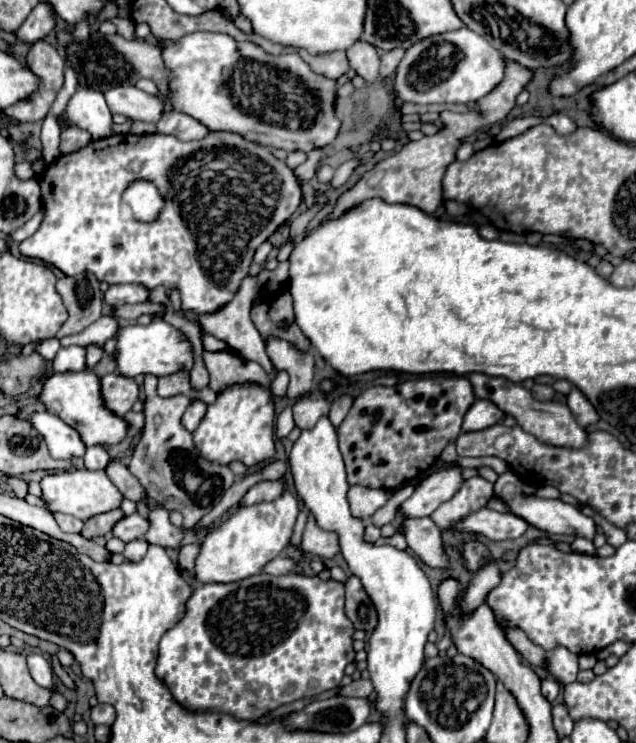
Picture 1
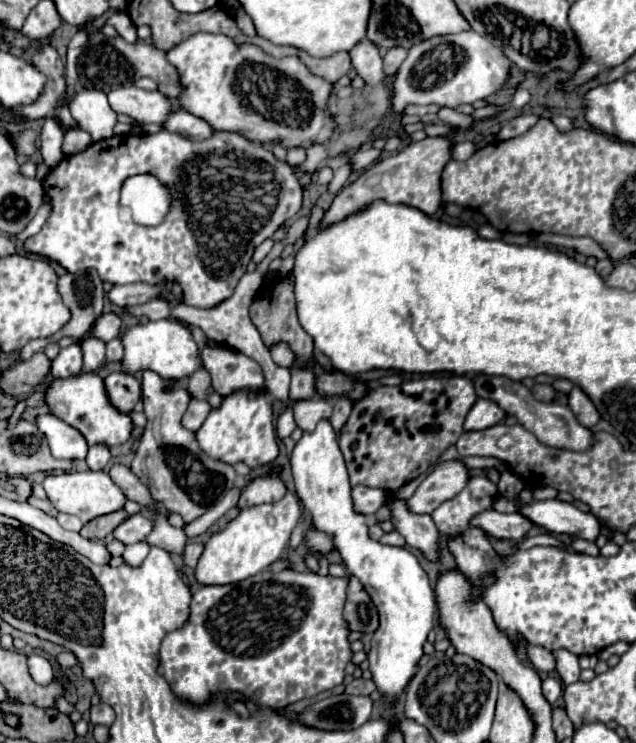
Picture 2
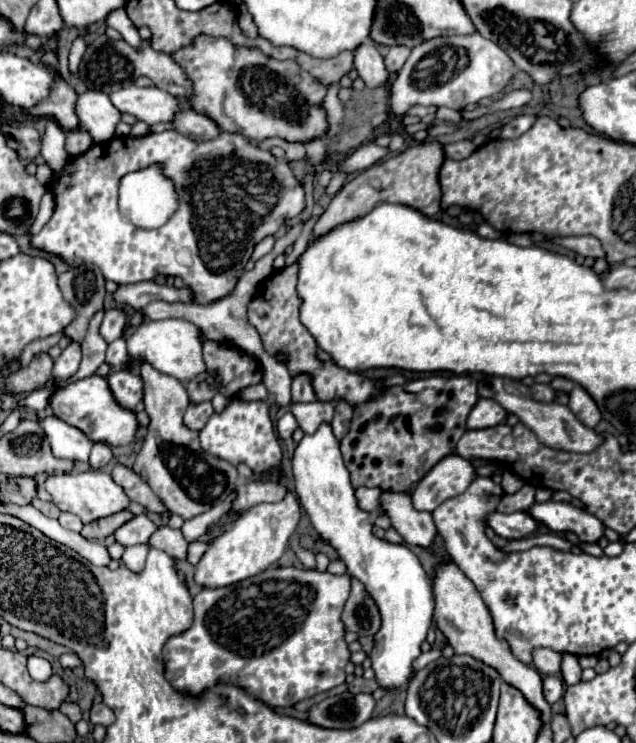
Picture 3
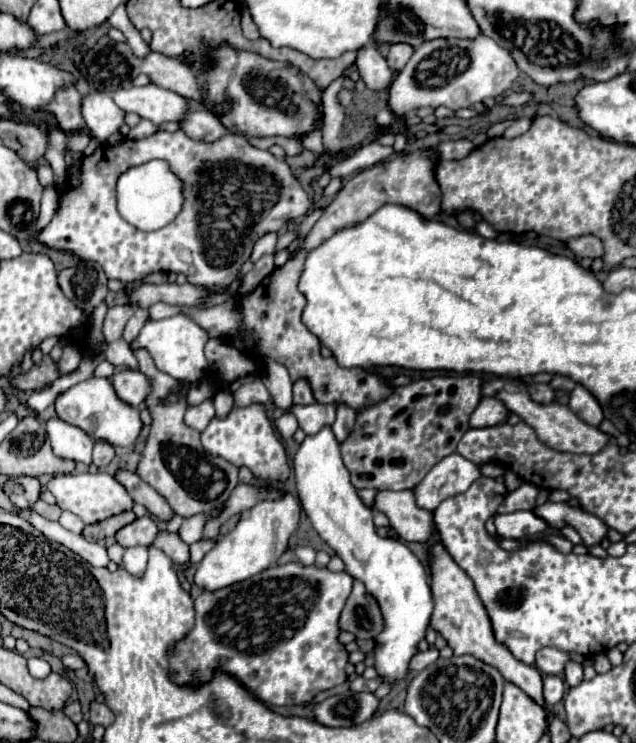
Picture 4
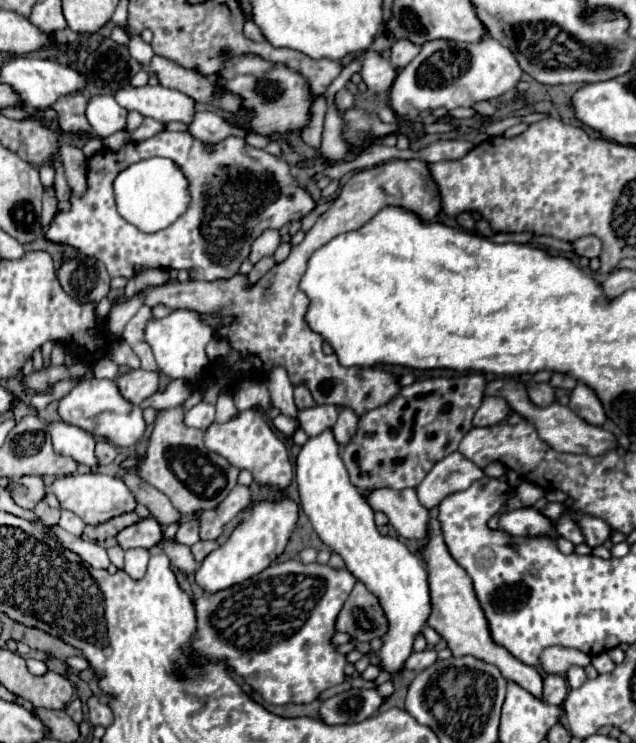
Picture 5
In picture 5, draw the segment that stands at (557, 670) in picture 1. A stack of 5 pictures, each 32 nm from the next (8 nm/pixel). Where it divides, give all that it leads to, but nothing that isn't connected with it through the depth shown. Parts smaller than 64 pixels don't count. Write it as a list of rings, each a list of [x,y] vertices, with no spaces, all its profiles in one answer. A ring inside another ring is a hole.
[[[570,668],[568,670],[568,684],[570,684],[570,688],[580,688],[586,680],[588,678],[586,678],[584,668]]]

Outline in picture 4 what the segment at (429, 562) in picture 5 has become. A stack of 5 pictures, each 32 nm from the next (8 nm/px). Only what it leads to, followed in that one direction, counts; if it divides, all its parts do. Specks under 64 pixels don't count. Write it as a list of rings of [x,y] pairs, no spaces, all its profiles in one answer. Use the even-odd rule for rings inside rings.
[[[440,540],[432,542],[430,576],[432,576],[432,598],[434,598],[434,612],[432,612],[432,618],[430,618],[430,626],[446,638],[448,646],[454,650],[454,656],[470,654],[470,656],[474,656],[474,658],[478,658],[486,664],[496,666],[506,682],[516,684],[518,688],[528,692],[528,696],[532,696],[532,700],[546,706],[546,702],[542,698],[542,676],[540,676],[540,672],[536,670],[536,666],[528,666],[528,664],[516,660],[508,652],[508,648],[504,648],[504,644],[496,642],[496,638],[492,636],[492,626],[490,626],[488,614],[484,612],[484,606],[480,604],[480,598],[476,594],[472,580],[452,560],[452,556],[446,552],[446,548]]]

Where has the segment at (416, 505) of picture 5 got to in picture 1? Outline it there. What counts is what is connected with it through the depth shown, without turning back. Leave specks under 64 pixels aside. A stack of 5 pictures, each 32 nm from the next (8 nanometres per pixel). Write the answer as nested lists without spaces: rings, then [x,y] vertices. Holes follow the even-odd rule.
[[[430,516],[424,518],[402,518],[400,532],[404,534],[408,548],[414,550],[428,566],[432,568],[442,568],[446,566],[446,556],[442,550],[442,538],[440,530],[432,522]]]

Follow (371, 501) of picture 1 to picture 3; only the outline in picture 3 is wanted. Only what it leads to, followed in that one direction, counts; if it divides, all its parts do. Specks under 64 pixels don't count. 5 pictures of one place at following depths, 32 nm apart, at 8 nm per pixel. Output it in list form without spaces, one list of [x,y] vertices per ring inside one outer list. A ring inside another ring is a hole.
[[[358,488],[356,498],[360,500],[360,506],[368,512],[378,510],[378,498],[380,498],[380,488]]]

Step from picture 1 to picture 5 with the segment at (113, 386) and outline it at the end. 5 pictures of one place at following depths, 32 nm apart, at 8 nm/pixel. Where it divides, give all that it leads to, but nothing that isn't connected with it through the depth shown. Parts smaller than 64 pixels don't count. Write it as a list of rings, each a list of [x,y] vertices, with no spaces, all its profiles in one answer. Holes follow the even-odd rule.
[[[130,370],[122,372],[116,380],[120,392],[124,398],[132,400],[134,404],[140,404],[144,398],[152,396],[158,386],[160,386],[160,372],[150,372],[150,370]]]

